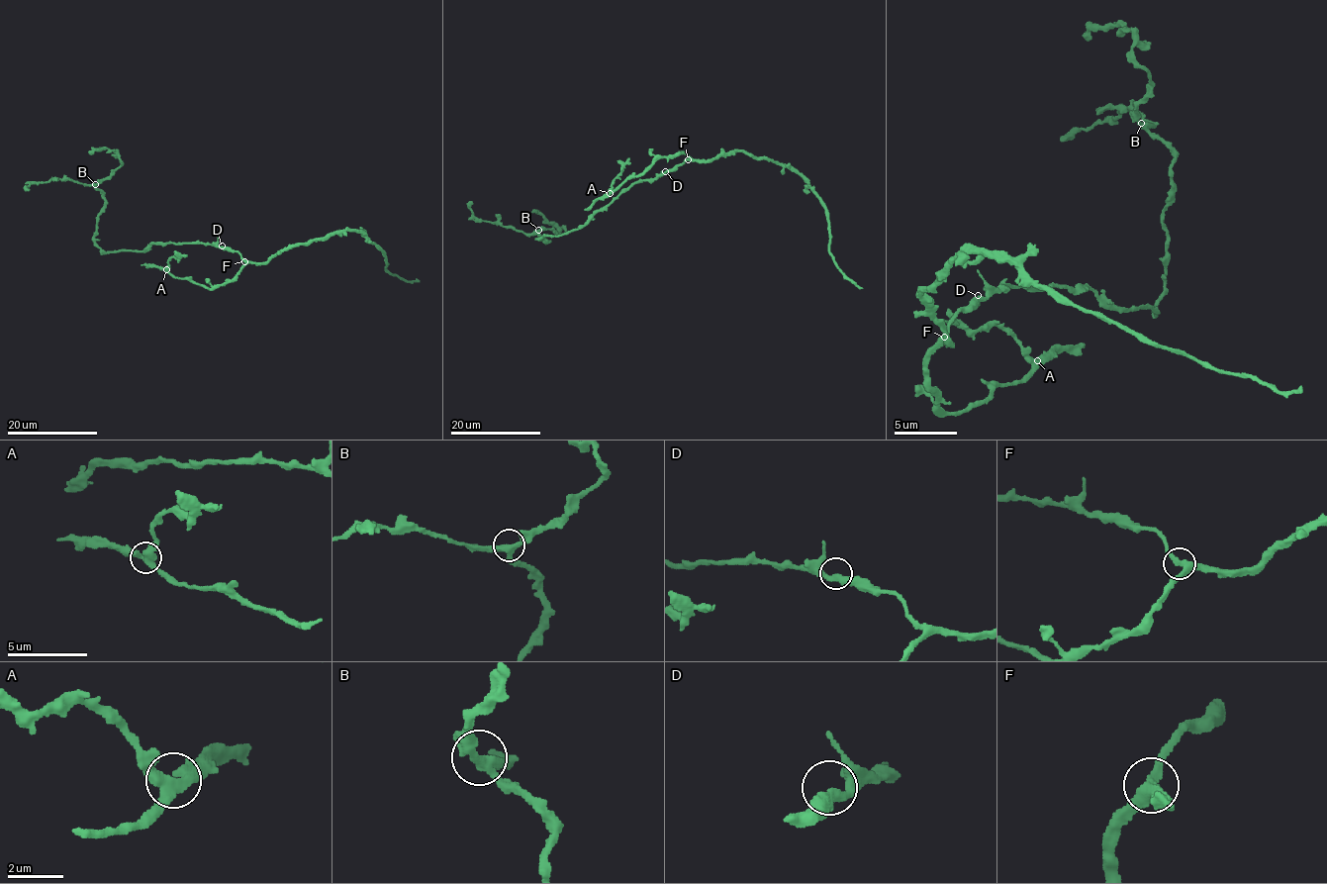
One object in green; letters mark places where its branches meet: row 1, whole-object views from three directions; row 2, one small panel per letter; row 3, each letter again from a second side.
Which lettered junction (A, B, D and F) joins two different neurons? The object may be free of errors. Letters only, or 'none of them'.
none of them

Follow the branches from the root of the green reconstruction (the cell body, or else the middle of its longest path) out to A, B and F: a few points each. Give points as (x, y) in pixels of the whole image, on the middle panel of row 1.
A: (666, 172), (672, 171), (690, 157), (685, 153), (659, 155), (642, 172), (626, 178), (610, 193)
B: (666, 172), (631, 183), (584, 225), (565, 234), (538, 238), (546, 242), (538, 230)
F: (666, 172), (672, 171), (688, 159)

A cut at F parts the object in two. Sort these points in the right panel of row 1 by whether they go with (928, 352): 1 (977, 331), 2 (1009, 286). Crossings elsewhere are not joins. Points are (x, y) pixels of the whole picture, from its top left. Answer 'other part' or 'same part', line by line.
1: same part
2: other part

